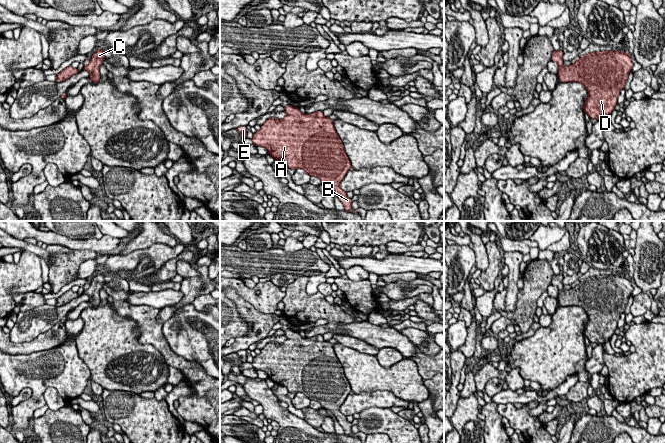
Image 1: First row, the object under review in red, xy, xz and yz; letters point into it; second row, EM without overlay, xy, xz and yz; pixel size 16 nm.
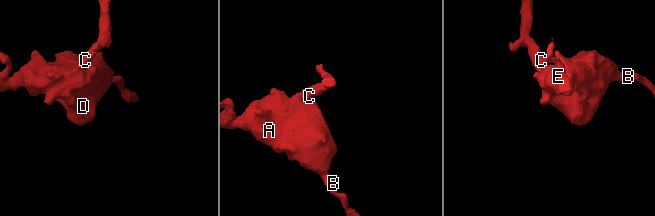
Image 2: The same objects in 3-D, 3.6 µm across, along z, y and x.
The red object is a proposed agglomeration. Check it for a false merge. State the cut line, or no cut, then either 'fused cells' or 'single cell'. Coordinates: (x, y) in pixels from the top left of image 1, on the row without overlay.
cut none; single cell

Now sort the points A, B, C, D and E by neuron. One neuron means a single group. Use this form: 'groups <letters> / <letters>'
groups A B C D E

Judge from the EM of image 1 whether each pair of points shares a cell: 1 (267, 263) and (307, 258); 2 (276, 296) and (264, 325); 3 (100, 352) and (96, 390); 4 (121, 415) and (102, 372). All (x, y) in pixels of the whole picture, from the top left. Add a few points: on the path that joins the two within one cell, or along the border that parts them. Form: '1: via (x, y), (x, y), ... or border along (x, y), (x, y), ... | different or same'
1: via (277, 262), (297, 262) | same
2: border along (264, 312), (273, 313) | different
3: border along (91, 380), (103, 389) | different
4: border along (104, 388), (131, 391), (133, 393) | different

